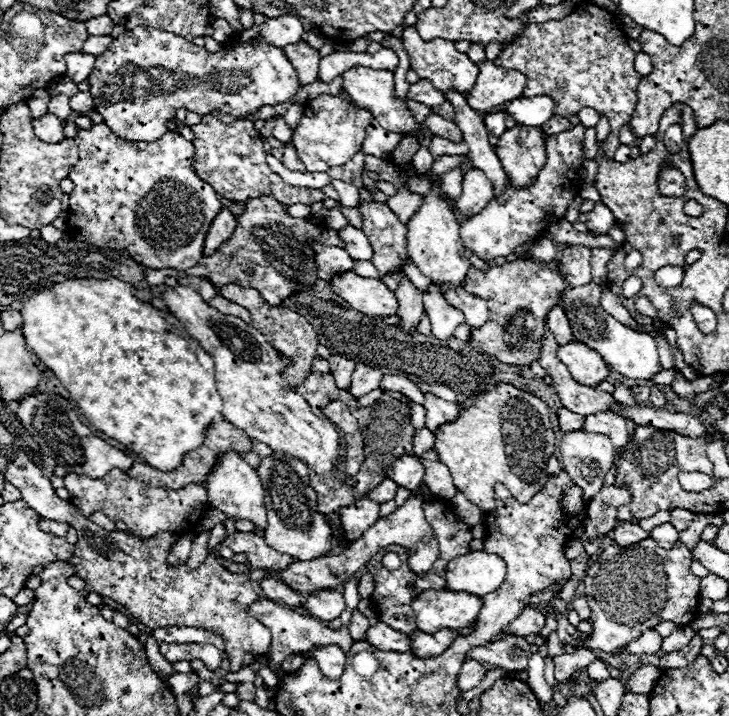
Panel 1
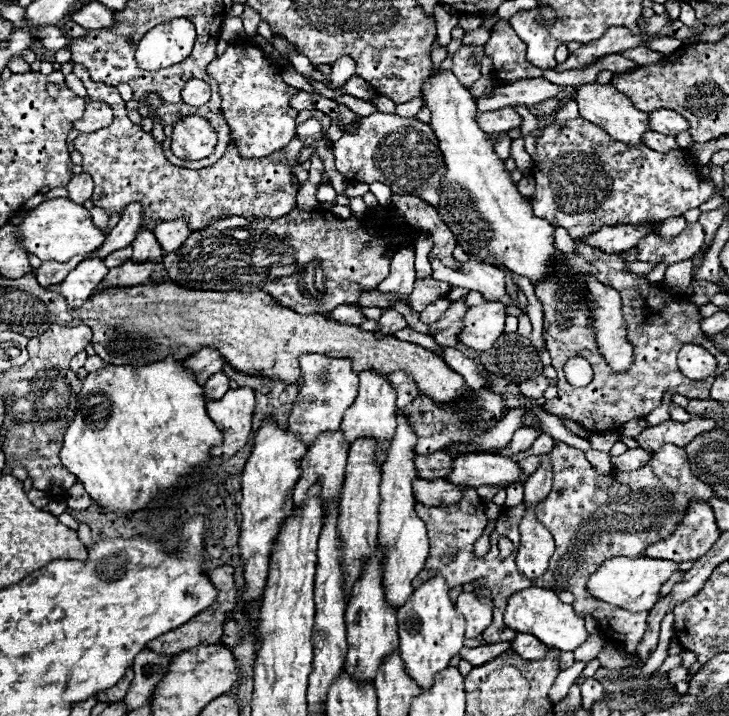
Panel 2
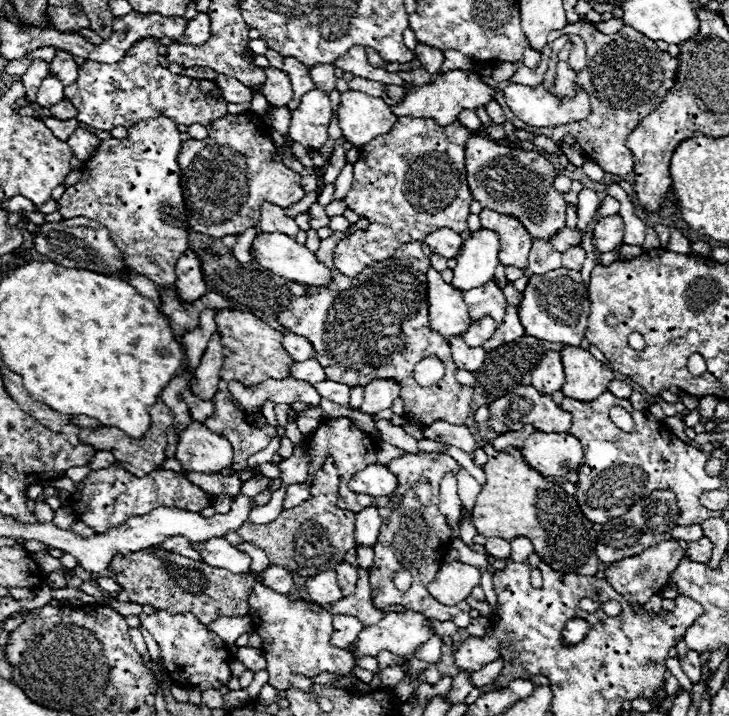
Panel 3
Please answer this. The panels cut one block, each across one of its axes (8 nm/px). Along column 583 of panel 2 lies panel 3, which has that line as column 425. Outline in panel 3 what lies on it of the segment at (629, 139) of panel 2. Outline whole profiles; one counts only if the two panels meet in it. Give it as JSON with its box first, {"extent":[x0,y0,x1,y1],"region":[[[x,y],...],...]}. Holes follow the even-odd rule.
{"extent":[392,70,492,126],"region":[[[450,70],[446,74],[442,74],[434,84],[426,84],[426,86],[412,86],[404,100],[400,100],[400,104],[396,104],[392,108],[392,112],[396,112],[396,116],[414,116],[414,118],[434,118],[440,126],[452,124],[462,110],[466,108],[480,108],[486,106],[488,102],[492,102],[492,88],[488,84],[484,84],[484,80],[480,78],[480,74],[470,72],[470,70]]]}

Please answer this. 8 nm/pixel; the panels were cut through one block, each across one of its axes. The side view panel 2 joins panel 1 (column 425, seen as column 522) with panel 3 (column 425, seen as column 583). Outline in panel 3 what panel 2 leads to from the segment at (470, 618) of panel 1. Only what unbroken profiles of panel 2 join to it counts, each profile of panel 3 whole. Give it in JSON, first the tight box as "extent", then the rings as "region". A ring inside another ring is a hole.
{"extent":[350,612,432,656],"region":[[[386,612],[378,624],[366,626],[364,632],[360,632],[350,650],[354,656],[376,656],[380,650],[406,656],[414,654],[416,648],[420,648],[432,636],[432,624],[420,612]]]}

